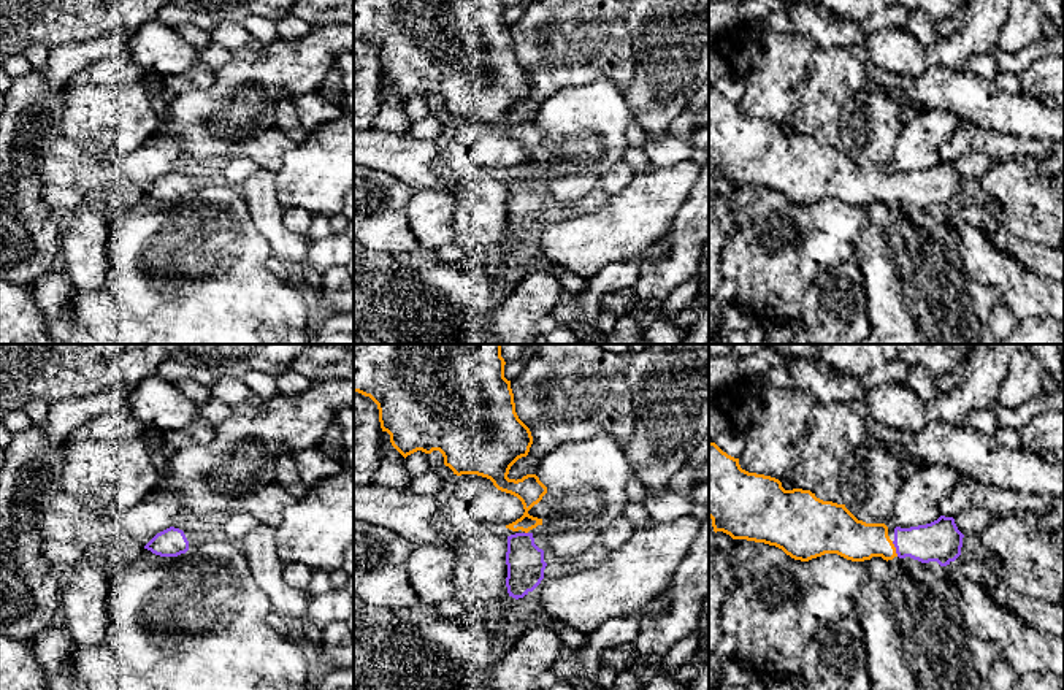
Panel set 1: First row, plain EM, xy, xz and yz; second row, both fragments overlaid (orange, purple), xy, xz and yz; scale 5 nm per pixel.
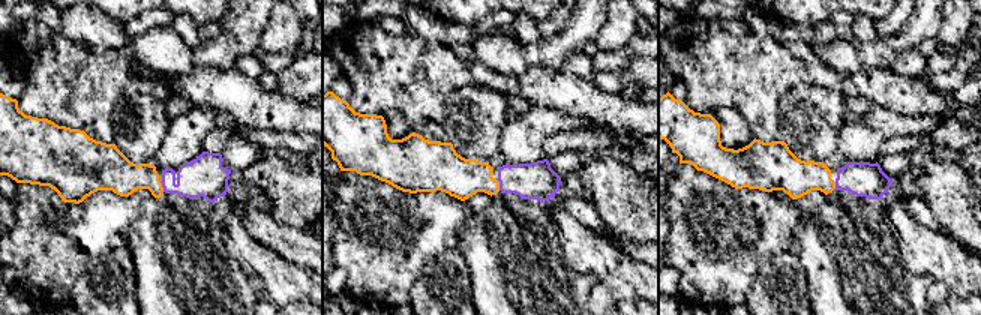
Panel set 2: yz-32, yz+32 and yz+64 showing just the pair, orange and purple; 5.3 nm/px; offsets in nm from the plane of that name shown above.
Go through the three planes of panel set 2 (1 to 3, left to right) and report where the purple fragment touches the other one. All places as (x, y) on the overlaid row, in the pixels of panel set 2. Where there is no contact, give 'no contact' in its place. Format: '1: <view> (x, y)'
1: yz-32 (161, 186)
2: yz+32 (498, 185)
3: yz+64 (834, 185)

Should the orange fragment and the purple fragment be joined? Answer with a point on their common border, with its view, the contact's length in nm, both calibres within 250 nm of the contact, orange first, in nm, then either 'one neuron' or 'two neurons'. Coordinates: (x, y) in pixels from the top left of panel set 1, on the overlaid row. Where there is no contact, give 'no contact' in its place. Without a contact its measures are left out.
meets orange in yz at (895, 549); contact 90 nm long; 200 nm thick on the orange side, 220 nm on the other; one neuron

